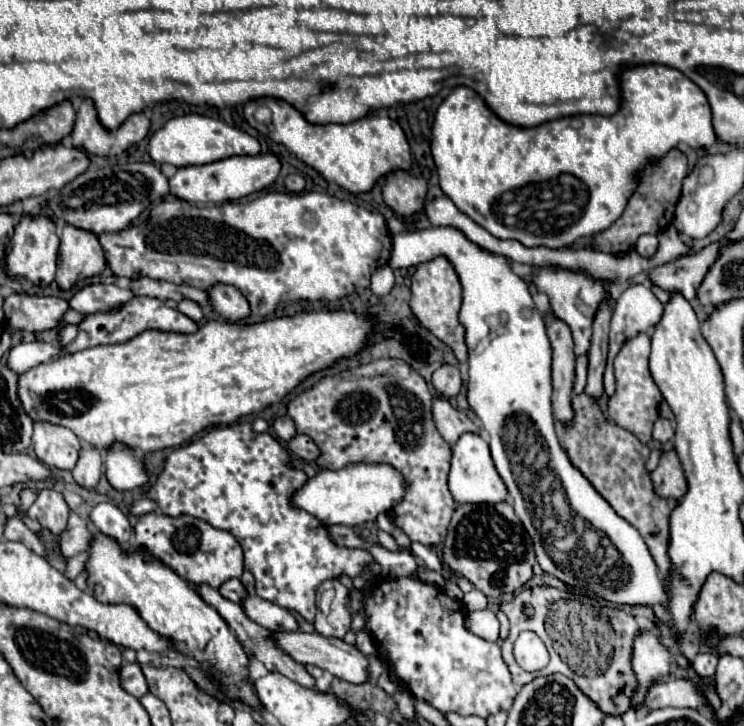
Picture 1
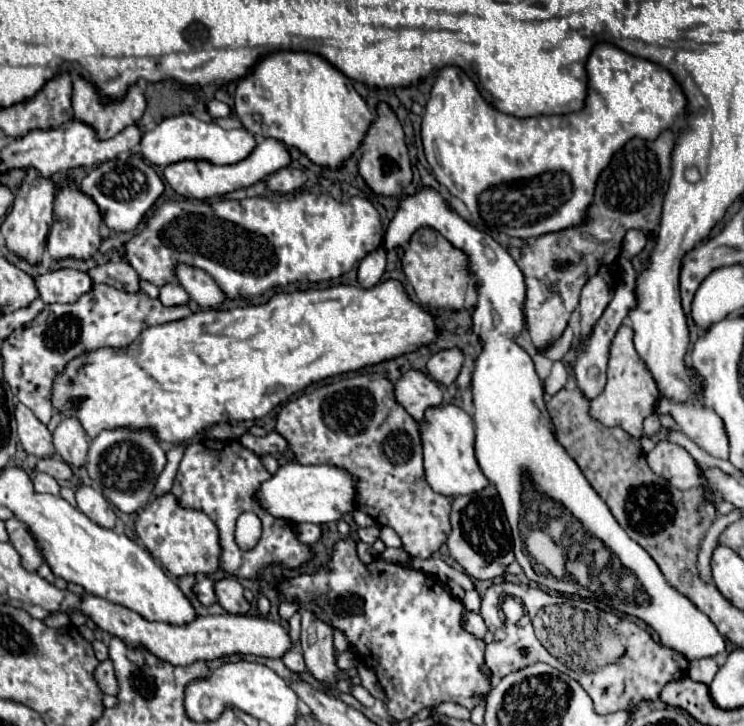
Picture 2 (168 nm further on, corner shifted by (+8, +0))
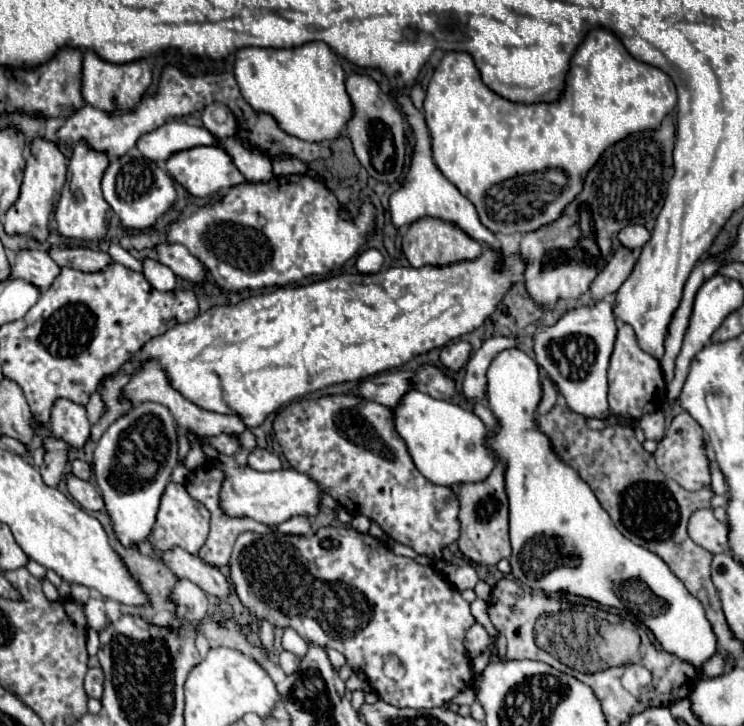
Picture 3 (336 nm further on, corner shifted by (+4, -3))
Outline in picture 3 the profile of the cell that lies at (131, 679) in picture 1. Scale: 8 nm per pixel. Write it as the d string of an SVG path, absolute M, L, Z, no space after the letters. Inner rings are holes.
M91 668L85 676L85 692L91 696L91 698L101 698L101 692L103 692L103 682L105 682L105 676L101 672L101 668Z

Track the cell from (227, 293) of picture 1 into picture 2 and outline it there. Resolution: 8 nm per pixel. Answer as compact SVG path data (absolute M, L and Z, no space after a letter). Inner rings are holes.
M179 263L175 267L175 277L179 279L181 287L189 293L189 297L193 301L197 301L197 305L201 309L205 307L217 307L219 303L223 303L225 295L221 293L219 285L213 281L213 277L209 277L203 269L193 267L193 265L185 265Z

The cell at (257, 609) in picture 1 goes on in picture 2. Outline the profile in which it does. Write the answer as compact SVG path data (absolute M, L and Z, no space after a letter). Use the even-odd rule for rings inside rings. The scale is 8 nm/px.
M235 577L217 579L217 581L213 583L213 589L215 589L217 603L219 603L227 613L241 615L241 613L245 613L245 611L251 607L251 605L245 601L245 597L243 597L243 587L241 587L241 583L239 583Z

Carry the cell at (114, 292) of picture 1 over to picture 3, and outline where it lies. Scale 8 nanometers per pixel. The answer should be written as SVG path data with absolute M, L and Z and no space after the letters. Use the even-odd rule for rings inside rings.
M21 250L11 264L11 278L29 280L29 284L37 284L41 290L49 288L49 284L57 278L57 272L61 272L61 266L57 266L53 258L41 250Z

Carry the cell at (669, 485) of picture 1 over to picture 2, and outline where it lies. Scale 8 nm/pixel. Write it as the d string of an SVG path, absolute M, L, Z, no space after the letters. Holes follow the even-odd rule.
M659 441L647 453L649 467L665 477L677 489L691 489L705 483L705 475L699 463L689 455L689 451L681 445L671 445L669 441Z

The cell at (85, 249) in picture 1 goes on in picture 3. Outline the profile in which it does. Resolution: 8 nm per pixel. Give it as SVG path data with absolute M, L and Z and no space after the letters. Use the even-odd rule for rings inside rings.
M81 142L73 148L73 156L67 166L67 180L65 180L65 186L61 192L59 206L55 210L57 232L61 236L77 238L83 242L101 242L105 238L105 234L109 230L111 208L101 194L101 176L107 166L109 166L107 156L91 150L85 142Z

